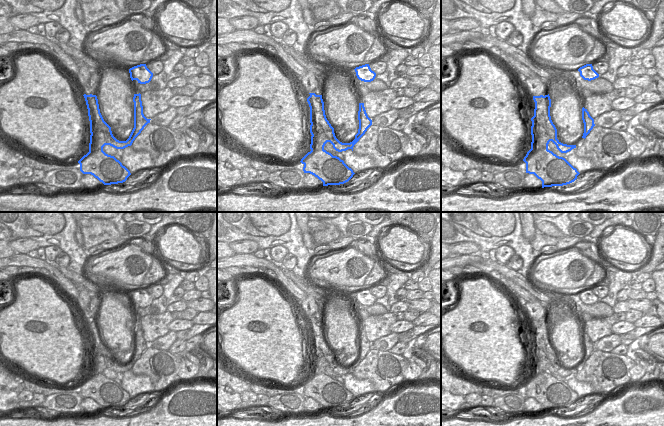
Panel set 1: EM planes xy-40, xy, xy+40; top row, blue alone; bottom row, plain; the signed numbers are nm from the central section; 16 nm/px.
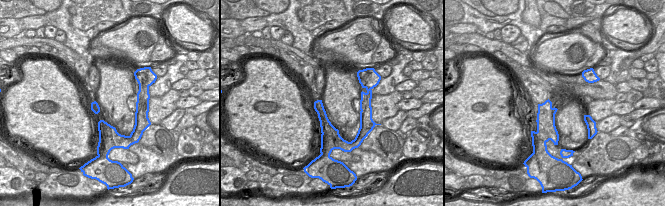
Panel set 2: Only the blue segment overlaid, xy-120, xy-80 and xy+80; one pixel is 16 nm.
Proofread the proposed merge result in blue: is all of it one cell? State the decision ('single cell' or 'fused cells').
fused cells

